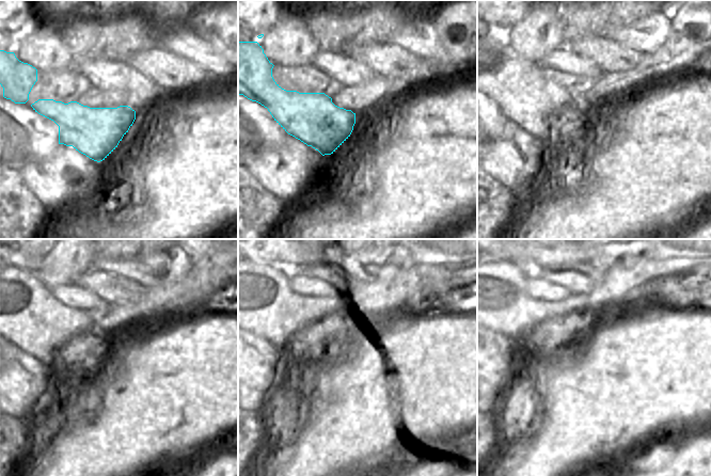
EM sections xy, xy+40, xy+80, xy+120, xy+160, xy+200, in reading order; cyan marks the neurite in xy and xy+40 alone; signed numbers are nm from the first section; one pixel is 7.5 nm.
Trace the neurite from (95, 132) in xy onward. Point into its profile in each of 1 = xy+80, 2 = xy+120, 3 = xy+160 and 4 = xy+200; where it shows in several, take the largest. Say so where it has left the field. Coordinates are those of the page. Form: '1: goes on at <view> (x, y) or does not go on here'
1: goes on at xy+80 (519, 88)
2: goes on at xy+120 (20, 308)
3: goes on at xy+160 (259, 300)
4: goes on at xy+200 (499, 300)

